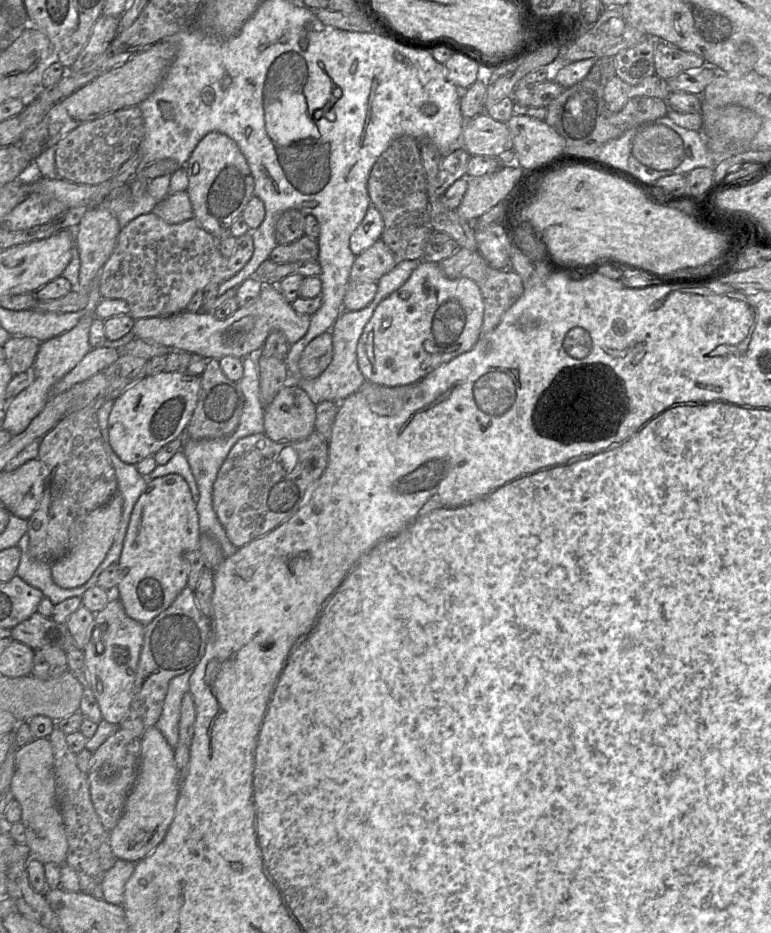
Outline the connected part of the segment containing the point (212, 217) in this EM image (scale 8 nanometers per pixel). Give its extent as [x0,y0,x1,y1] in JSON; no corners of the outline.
[186,131,254,240]

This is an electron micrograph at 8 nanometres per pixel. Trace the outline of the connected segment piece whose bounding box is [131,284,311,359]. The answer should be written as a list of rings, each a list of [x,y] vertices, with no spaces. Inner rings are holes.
[[[263,284],[257,300],[238,309],[226,319],[218,319],[212,313],[184,311],[171,316],[136,319],[132,332],[136,338],[151,341],[165,347],[195,353],[207,359],[225,356],[244,358],[260,350],[273,330],[281,331],[291,345],[308,331],[311,316],[298,314],[281,294],[277,284]]]

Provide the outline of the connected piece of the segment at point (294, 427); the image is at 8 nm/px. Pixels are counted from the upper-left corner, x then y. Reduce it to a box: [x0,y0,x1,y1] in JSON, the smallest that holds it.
[264,385,316,441]

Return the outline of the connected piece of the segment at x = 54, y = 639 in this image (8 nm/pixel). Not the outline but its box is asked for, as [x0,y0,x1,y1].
[10,612,77,653]

